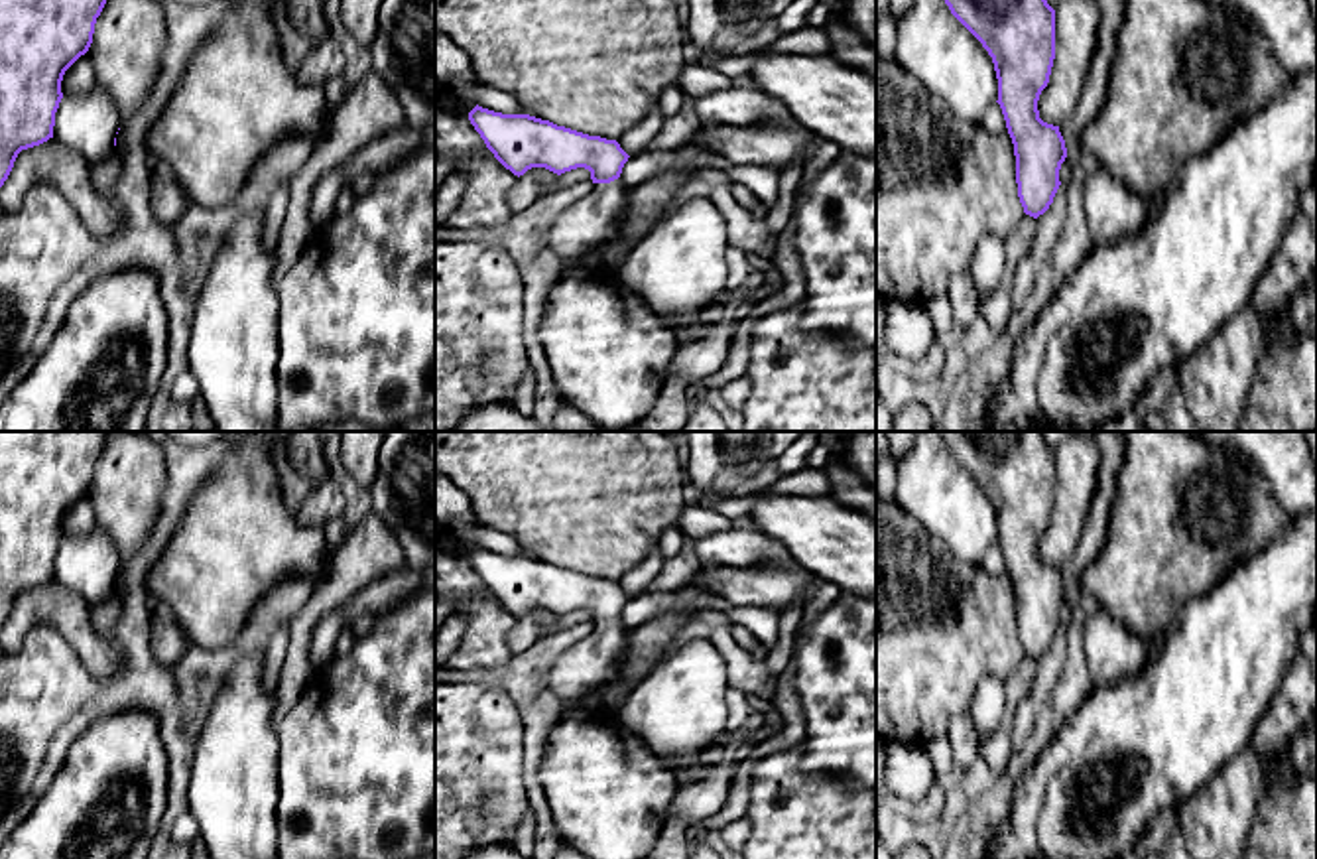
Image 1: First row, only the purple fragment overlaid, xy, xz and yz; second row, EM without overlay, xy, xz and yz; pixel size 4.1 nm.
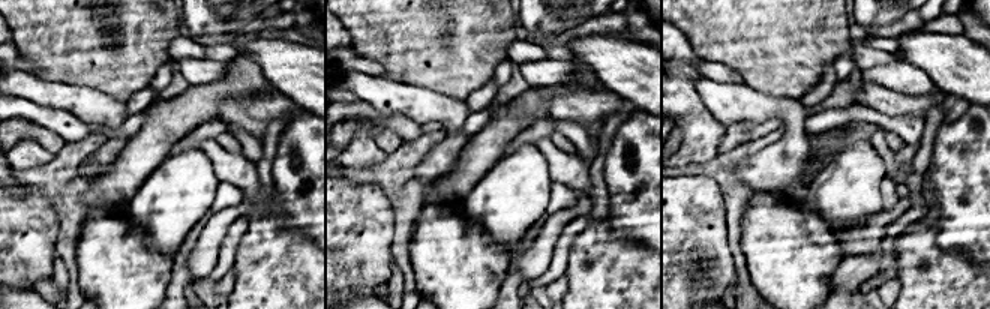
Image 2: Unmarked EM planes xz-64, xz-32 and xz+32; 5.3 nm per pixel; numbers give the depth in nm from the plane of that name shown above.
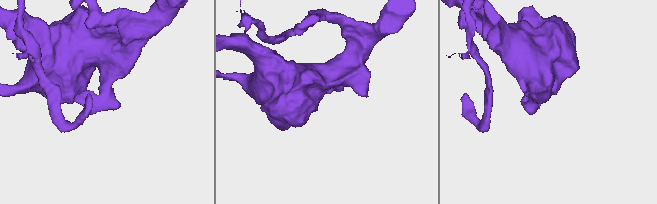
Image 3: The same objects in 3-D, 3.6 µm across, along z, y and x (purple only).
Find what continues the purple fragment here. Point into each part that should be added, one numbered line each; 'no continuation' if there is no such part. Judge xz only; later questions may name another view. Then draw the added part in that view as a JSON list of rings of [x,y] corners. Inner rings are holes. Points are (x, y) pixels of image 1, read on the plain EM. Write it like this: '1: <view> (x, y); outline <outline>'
1: xz (589, 664); outline [[[620,619],[610,625],[593,625],[589,636],[547,666],[545,688],[567,703],[602,690],[616,678],[626,642],[628,628]]]

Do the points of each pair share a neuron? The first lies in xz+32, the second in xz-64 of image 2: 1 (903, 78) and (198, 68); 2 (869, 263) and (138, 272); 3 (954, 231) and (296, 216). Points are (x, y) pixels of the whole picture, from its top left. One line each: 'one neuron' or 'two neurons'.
1: one neuron
2: two neurons
3: one neuron

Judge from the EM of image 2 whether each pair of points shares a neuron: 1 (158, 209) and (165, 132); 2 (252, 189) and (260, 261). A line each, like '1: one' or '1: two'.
1: two
2: one

